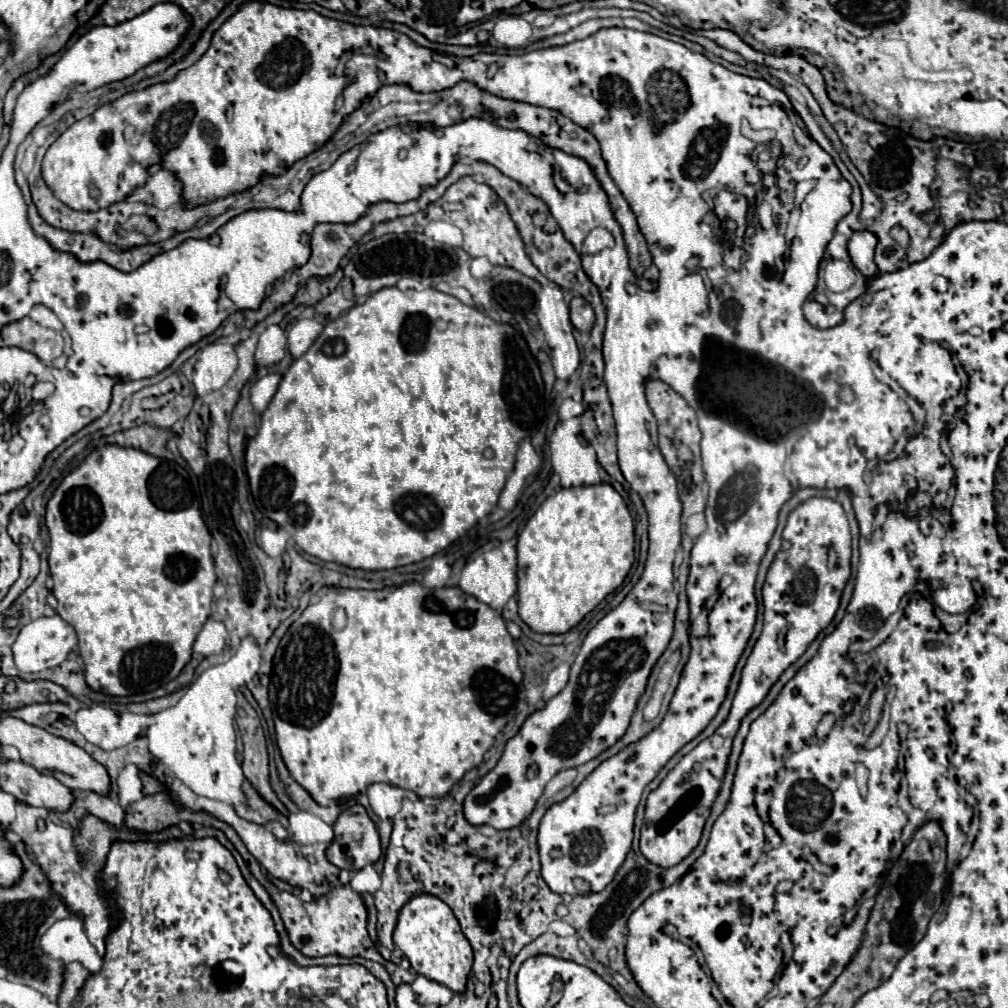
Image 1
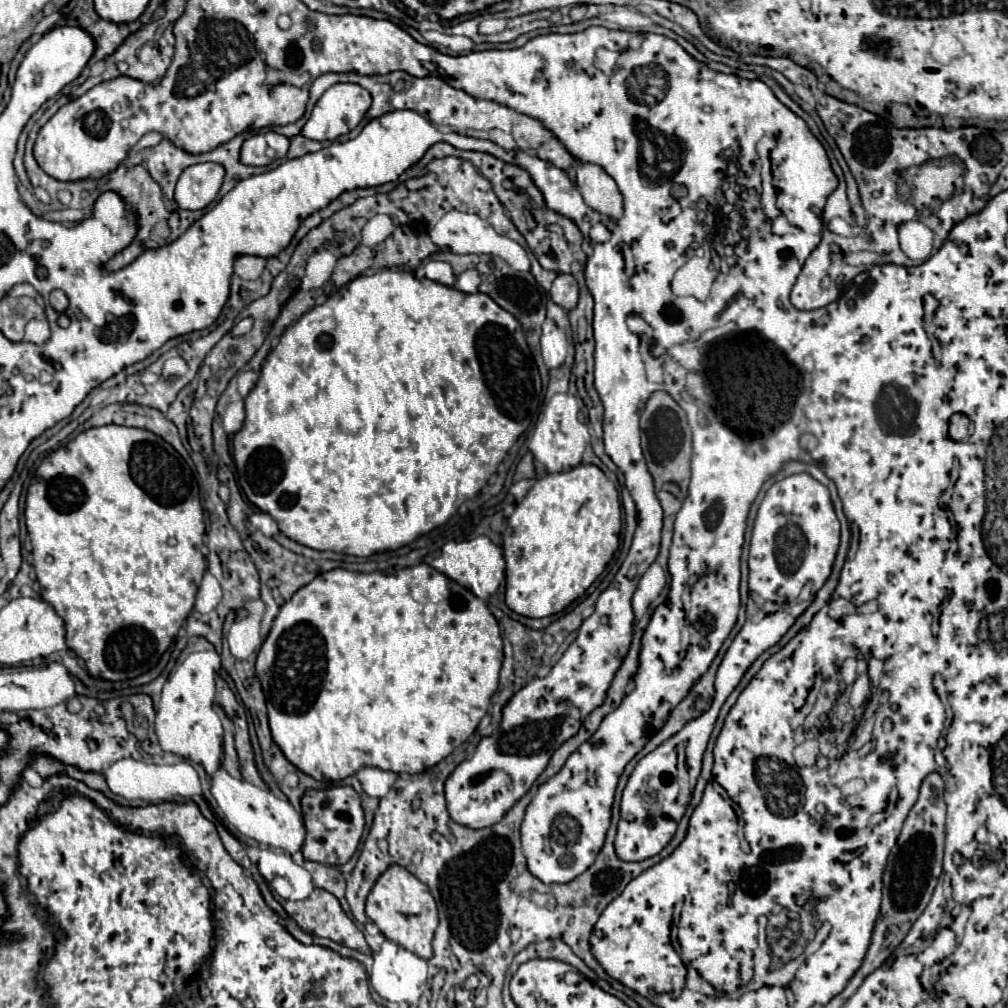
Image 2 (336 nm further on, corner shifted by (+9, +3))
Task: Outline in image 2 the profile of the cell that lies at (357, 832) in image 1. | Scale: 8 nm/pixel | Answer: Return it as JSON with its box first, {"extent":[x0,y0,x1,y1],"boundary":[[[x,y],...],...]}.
{"extent":[301,787,365,865],"boundary":[[[329,787],[321,791],[307,791],[301,799],[303,819],[305,819],[305,845],[301,853],[307,861],[317,861],[323,865],[345,865],[359,847],[365,819],[363,807],[357,791],[353,787]]]}

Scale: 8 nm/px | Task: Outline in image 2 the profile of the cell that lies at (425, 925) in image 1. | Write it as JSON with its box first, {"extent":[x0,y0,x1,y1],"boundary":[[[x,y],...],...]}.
{"extent":[367,865,439,959],"boundary":[[[391,865],[375,883],[367,897],[367,917],[381,929],[381,933],[389,941],[397,941],[403,949],[417,953],[423,959],[433,957],[433,935],[439,925],[437,905],[427,885],[423,885],[417,877],[413,877],[407,869],[399,865]]]}

